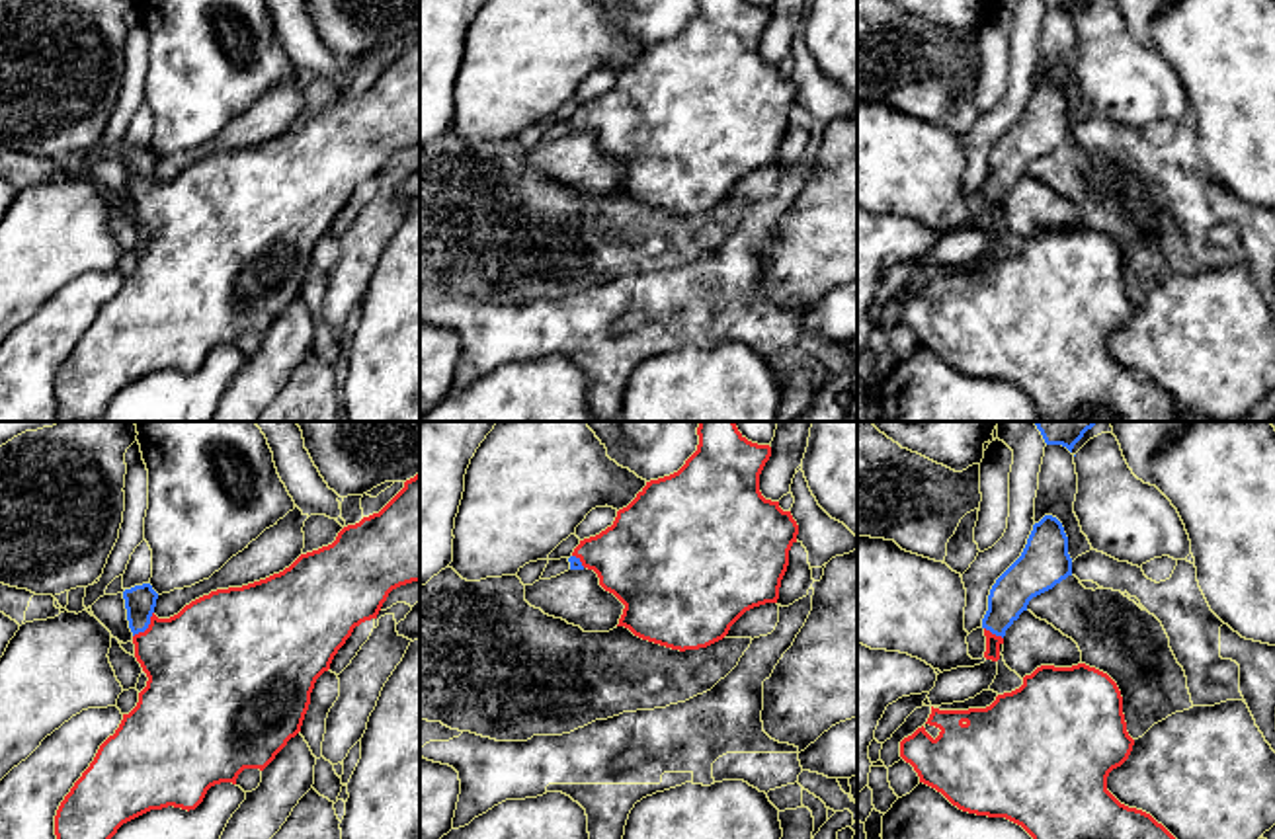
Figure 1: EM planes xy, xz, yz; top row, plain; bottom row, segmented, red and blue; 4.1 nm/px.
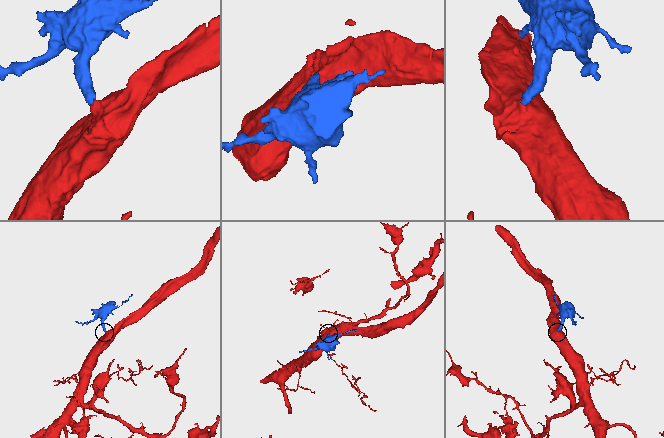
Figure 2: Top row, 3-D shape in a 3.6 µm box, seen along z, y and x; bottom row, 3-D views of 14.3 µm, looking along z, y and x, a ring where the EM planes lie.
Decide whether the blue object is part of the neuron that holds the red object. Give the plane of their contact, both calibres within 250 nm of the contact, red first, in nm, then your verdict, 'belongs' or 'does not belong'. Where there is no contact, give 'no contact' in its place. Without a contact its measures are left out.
xy | 440/130 nm | belongs

